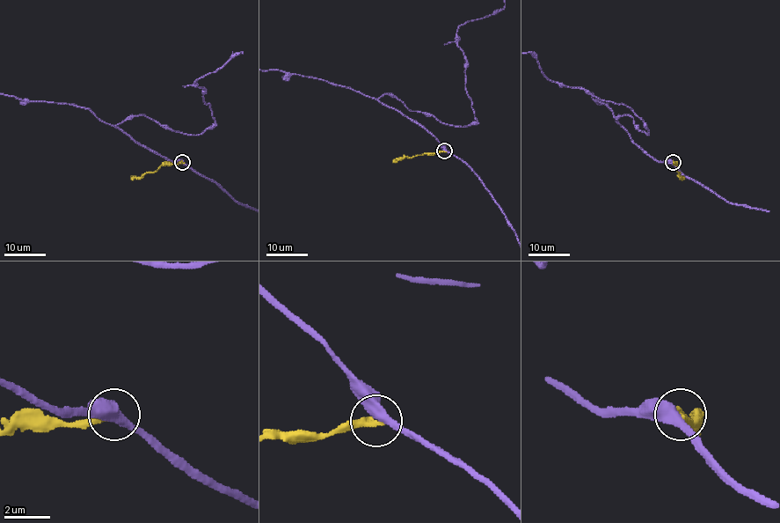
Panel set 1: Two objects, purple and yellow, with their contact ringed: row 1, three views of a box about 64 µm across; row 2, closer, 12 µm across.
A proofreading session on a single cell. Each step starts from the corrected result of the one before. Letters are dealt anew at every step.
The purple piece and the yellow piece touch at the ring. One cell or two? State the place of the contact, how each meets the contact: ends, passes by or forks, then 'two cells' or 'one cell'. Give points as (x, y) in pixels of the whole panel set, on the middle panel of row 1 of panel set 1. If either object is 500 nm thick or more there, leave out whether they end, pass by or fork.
at (444, 151); purple passes by; yellow ends there; two cells

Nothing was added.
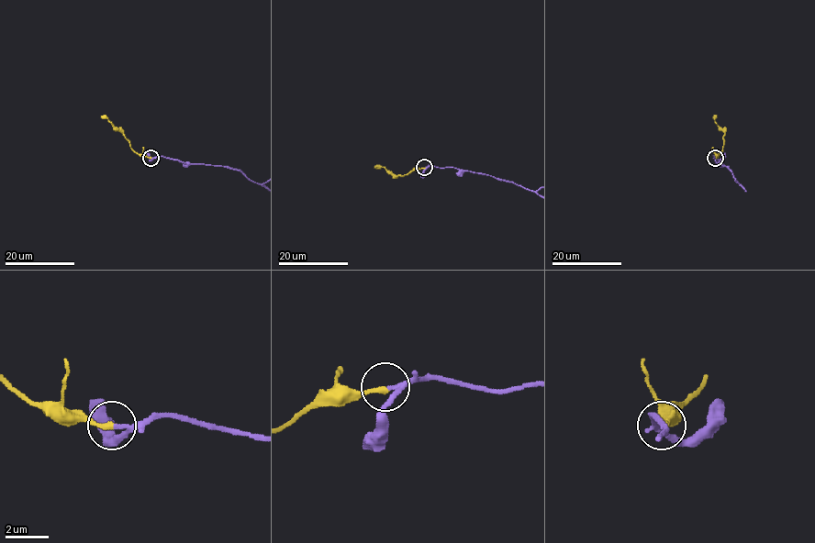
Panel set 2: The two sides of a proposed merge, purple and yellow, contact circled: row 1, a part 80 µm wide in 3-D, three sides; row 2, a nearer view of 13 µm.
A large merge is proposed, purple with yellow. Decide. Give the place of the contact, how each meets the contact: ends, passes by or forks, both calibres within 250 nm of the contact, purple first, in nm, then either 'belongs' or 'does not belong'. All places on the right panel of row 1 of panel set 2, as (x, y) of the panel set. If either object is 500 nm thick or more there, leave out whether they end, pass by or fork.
(715, 158) | purple passes by | yellow ends | 200/260 nm | belongs

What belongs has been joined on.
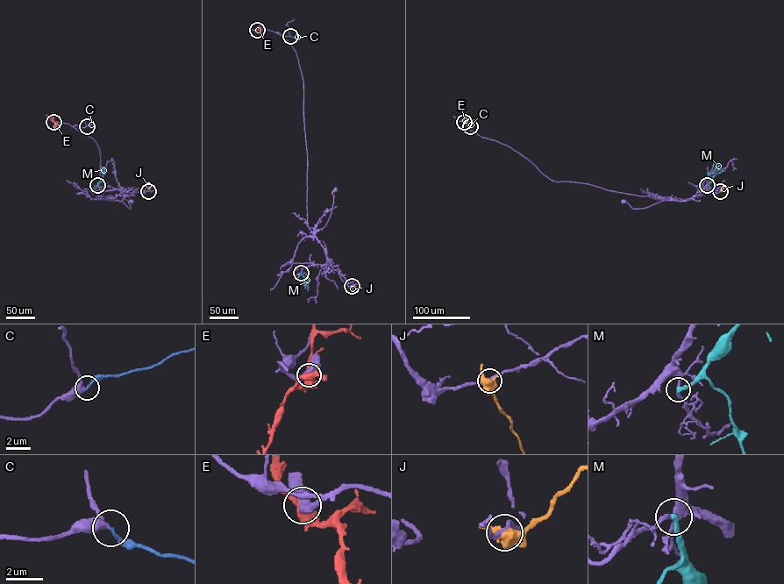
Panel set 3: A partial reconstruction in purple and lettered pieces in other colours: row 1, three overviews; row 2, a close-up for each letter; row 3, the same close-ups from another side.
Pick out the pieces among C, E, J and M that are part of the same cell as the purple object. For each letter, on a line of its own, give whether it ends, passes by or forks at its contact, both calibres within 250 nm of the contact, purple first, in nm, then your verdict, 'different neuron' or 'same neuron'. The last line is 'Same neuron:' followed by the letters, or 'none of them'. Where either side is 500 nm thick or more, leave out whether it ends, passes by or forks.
C: it ends | 380/170 nm | same neuron
E: it passes by | 480/440 nm | different neuron
J: it forks | 220/480 nm | different neuron
M: it ends | 200/320 nm | different neuron
Same neuron: C

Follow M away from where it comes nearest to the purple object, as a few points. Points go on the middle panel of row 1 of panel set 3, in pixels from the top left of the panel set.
M: (301, 273), (308, 281), (303, 285)

